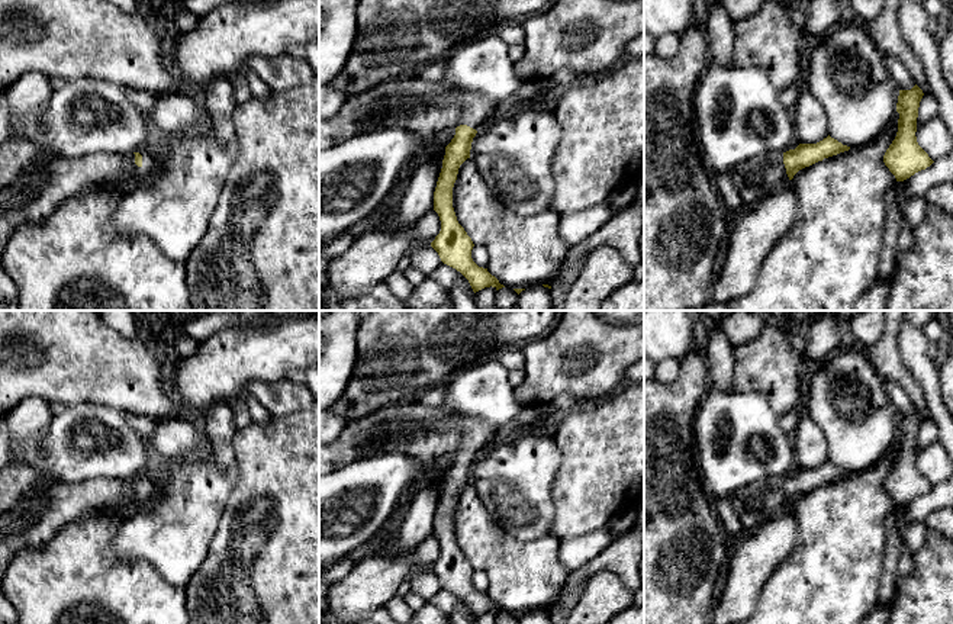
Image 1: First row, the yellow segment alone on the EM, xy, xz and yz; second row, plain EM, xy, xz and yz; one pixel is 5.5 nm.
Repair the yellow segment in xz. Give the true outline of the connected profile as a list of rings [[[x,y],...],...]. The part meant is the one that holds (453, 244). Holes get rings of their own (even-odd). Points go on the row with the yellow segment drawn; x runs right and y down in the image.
[[[400,77],[348,97],[337,116],[319,119],[319,149],[390,126],[406,128],[424,136],[454,128],[455,135],[445,147],[434,192],[434,210],[440,216],[441,231],[431,247],[444,264],[469,280],[474,293],[490,286],[499,290],[505,286],[471,258],[474,244],[457,221],[453,187],[460,165],[470,158],[476,134],[505,113],[506,107],[508,103],[502,100],[457,90],[444,80]]]

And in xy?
[[[9,139],[0,145],[0,267],[12,234],[26,222],[42,222],[65,200],[88,189],[120,189],[128,192],[158,171],[160,154],[144,148],[133,154],[97,152],[80,158],[64,158],[25,139]]]

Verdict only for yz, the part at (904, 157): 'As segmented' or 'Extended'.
As segmented

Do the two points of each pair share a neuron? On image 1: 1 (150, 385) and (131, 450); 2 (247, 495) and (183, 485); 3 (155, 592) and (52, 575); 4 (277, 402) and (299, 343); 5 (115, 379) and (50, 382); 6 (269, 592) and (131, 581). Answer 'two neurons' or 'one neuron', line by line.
1: two neurons
2: two neurons
3: one neuron
4: two neurons
5: one neuron
6: two neurons

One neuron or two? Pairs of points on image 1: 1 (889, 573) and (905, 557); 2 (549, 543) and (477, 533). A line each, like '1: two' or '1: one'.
1: two
2: one

